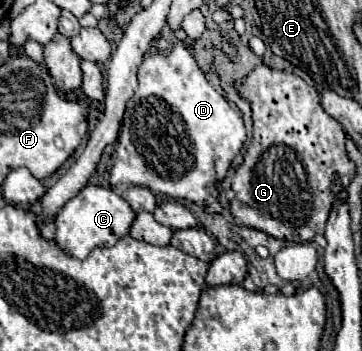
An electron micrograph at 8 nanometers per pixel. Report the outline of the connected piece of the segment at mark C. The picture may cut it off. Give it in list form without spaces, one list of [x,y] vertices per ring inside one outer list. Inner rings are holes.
[[[85,186],[75,198],[71,198],[61,212],[57,214],[57,232],[55,242],[71,256],[83,260],[89,256],[93,248],[109,248],[117,244],[119,238],[129,234],[129,228],[135,220],[135,210],[129,206],[129,202],[119,196],[113,188],[103,186]]]

